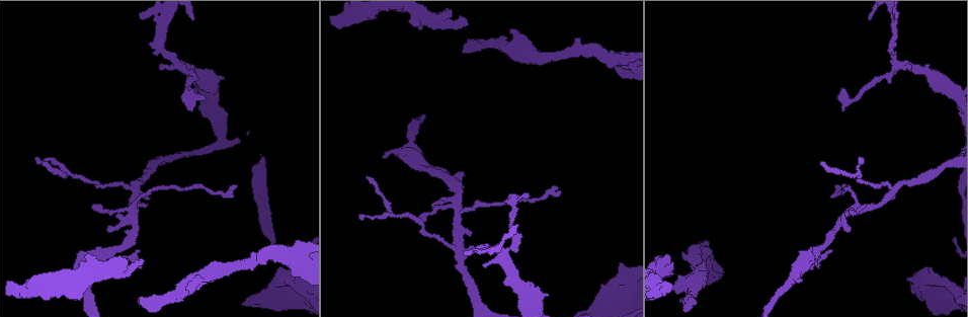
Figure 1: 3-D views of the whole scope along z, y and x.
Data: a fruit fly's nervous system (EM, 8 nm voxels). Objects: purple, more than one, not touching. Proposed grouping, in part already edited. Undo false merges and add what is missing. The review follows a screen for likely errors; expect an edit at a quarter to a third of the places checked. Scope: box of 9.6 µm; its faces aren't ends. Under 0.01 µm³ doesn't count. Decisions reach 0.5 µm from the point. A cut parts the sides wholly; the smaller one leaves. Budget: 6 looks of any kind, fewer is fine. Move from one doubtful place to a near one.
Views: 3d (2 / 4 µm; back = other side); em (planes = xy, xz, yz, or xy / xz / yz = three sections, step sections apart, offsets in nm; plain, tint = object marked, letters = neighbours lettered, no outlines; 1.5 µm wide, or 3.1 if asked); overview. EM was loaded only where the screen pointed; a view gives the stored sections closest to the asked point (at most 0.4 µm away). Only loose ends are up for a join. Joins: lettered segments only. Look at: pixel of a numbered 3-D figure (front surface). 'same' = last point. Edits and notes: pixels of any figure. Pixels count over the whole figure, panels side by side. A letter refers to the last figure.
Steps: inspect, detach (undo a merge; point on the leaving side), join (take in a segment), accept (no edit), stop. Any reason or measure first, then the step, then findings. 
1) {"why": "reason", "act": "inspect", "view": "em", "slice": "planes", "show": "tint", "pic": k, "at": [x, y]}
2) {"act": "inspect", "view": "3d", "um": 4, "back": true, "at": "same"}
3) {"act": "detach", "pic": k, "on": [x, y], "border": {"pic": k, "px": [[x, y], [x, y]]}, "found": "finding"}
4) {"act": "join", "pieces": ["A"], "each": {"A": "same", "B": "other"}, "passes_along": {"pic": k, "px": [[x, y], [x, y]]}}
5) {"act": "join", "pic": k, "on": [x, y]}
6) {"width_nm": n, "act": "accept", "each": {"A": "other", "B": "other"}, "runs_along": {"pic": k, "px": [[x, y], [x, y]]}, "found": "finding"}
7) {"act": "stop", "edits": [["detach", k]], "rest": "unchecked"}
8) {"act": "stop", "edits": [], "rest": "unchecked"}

{"why": "branch stops here", "act": "inspect", "view": "3d", "um": 4, "pic": 1, "at": [911, 66]}

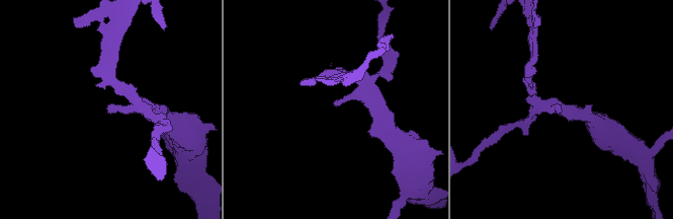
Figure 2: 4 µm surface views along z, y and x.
{"why": "now the EM", "act": "inspect", "view": "em", "slice": "planes", "show": "tint", "pic": 2, "at": [336, 103]}

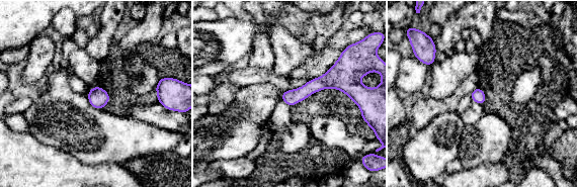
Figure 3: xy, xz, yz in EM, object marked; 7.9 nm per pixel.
{"why": "what lies round it", "act": "inspect", "view": "em", "slice": "planes", "show": "letters", "at": "same"}

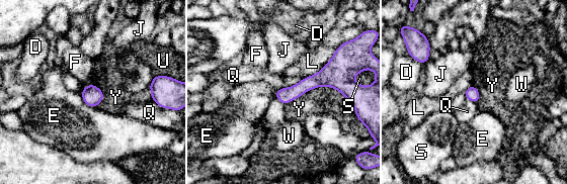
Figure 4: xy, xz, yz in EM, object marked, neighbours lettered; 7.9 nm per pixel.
{"act": "accept", "each": {"D": "other", "E": "other", "F": "other", "J": "other", "L": "other", "Q": "other", "S": "other", "U": "other", "W": "other", "Y": "other"}, "found": "no lettered segment goes on from it"}

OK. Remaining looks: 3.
{"why": "an open end", "act": "inspect", "view": "3d", "um": 4, "pic": 1, "at": [820, 161]}

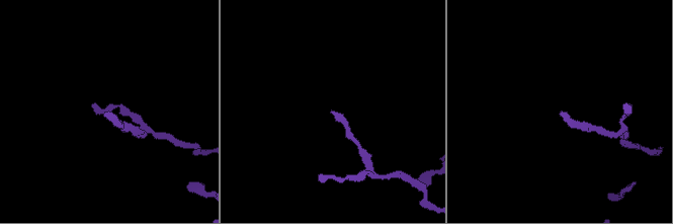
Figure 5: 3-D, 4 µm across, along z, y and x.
{"why": "shape alone is not enough", "act": "inspect", "view": "em", "slice": "yz", "step": 8, "show": "letters", "pic": 5, "at": [105, 111]}

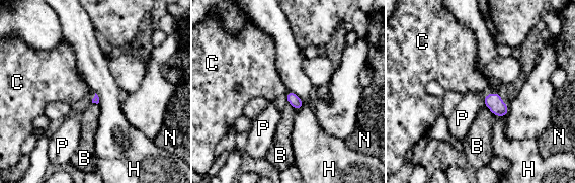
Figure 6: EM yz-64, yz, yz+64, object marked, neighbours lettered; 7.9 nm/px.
{"act": "accept", "each": {"B": "other", "C": "other", "H": "other", "N": "other", "P": "other"}, "found": "none of them fits"}

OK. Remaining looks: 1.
{"act": "stop", "edits": [], "rest": "unchecked"}

